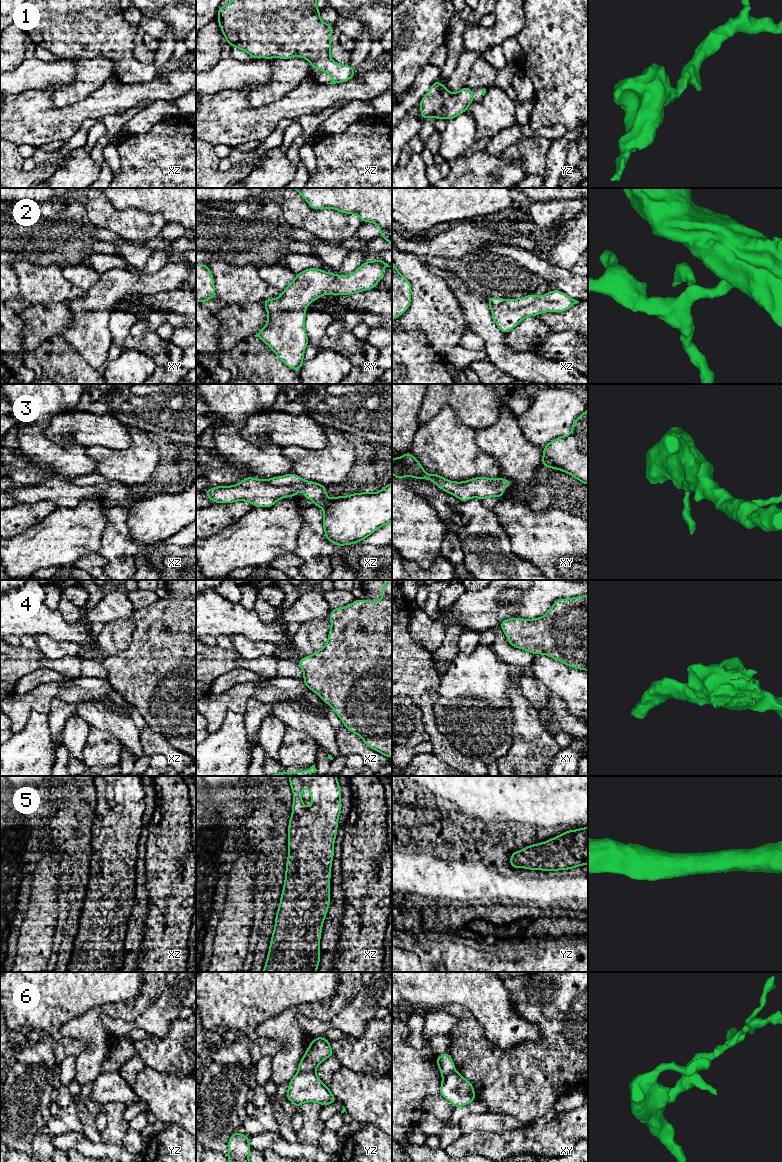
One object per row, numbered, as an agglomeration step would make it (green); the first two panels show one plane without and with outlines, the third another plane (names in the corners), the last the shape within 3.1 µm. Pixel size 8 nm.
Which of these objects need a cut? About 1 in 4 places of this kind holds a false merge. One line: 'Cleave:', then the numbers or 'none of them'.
Cleave: 6

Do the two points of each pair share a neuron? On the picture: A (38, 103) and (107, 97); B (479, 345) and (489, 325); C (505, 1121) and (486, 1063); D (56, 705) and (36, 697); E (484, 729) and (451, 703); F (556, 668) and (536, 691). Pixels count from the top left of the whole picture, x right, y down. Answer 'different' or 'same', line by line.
A: same
B: different
C: different
D: different
E: same
F: different

